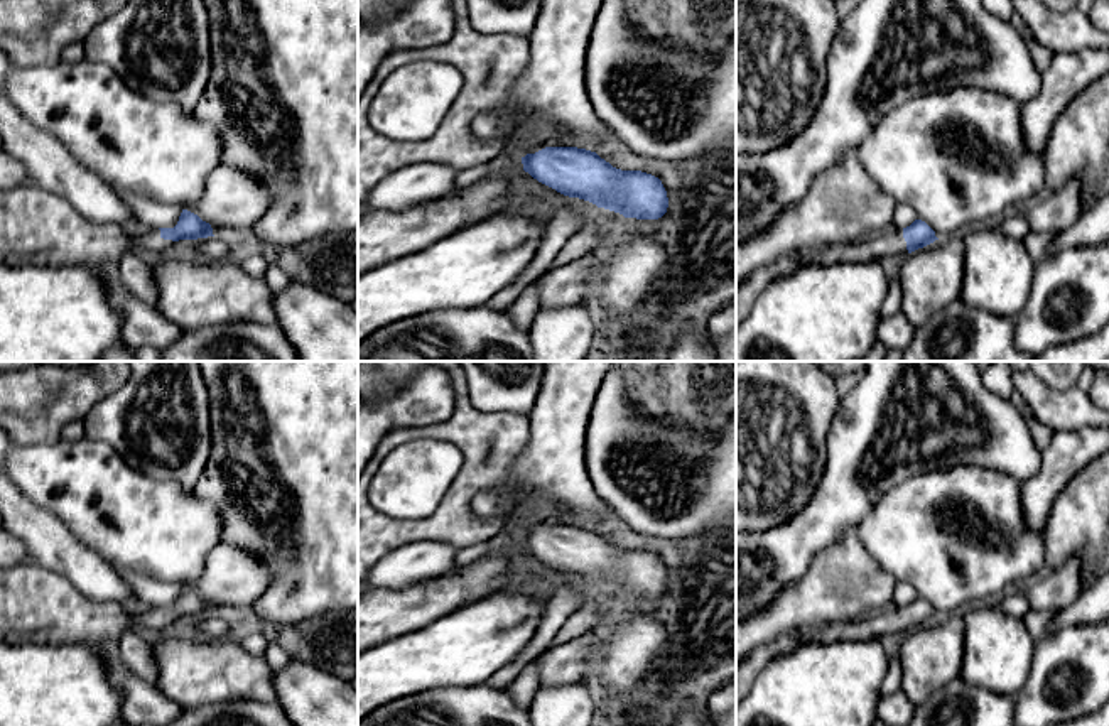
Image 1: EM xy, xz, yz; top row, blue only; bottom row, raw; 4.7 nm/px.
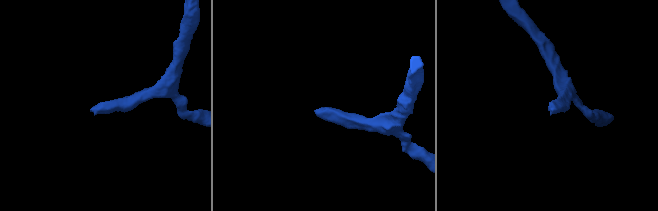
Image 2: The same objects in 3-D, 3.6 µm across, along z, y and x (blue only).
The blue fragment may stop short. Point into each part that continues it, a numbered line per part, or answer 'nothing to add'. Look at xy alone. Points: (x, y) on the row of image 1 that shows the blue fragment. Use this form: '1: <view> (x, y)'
1: xy (39, 228)

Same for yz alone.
1: yz (888, 243)

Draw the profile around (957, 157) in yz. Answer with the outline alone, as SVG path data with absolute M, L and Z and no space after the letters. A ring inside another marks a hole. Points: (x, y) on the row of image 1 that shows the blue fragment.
M982 88L906 100L864 137L856 154L869 177L898 204L912 206L939 240L1003 218L1047 192L1043 150L1026 147L1020 103Z

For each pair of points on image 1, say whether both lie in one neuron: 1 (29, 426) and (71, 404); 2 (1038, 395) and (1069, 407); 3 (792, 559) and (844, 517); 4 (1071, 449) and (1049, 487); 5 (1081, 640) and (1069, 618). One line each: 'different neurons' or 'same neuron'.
1: same neuron
2: same neuron
3: same neuron
4: same neuron
5: different neurons

